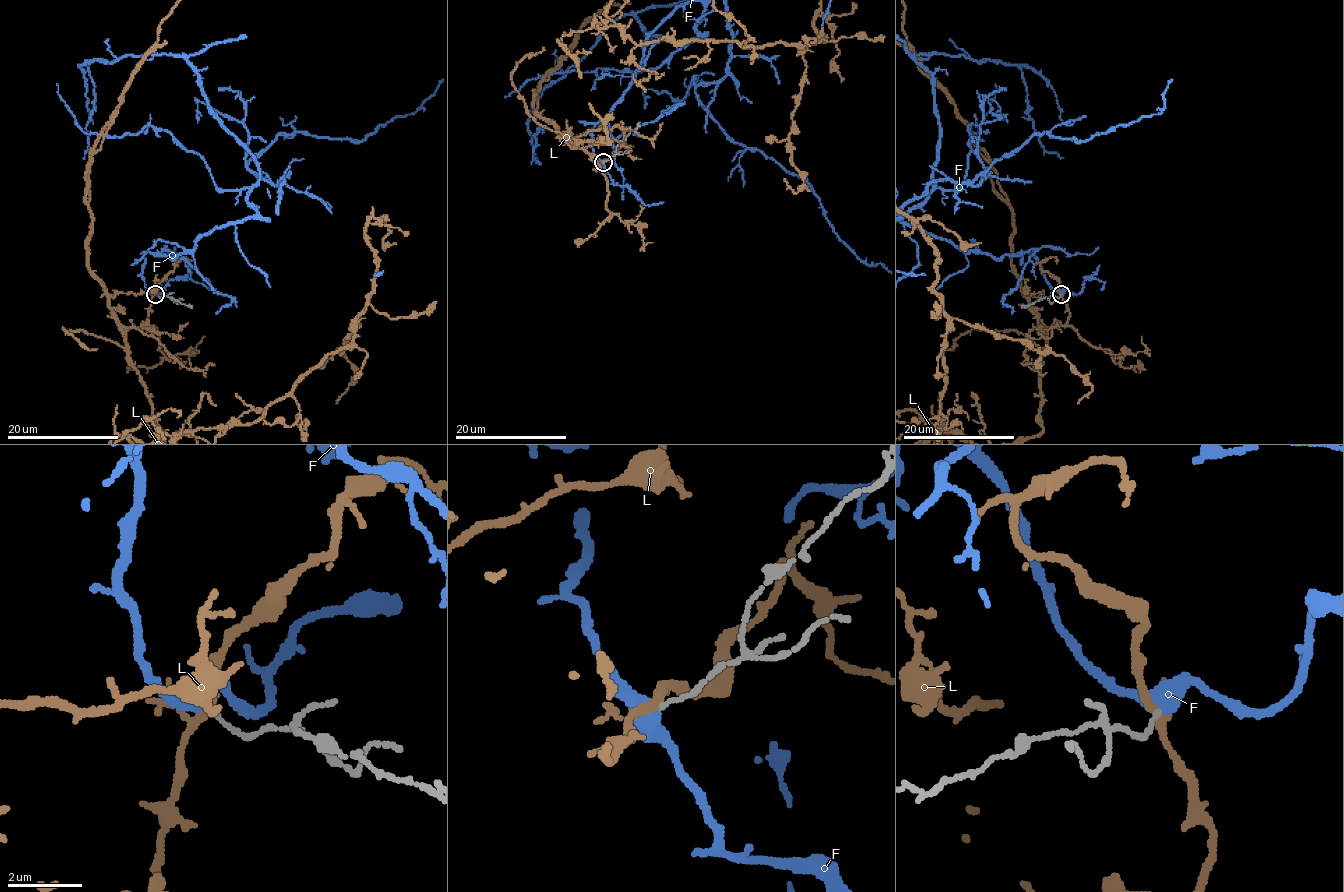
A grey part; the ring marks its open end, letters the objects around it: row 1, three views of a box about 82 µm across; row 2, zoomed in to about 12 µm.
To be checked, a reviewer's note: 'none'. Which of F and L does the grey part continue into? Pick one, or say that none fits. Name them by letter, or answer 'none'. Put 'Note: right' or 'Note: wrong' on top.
Note: wrong
F

